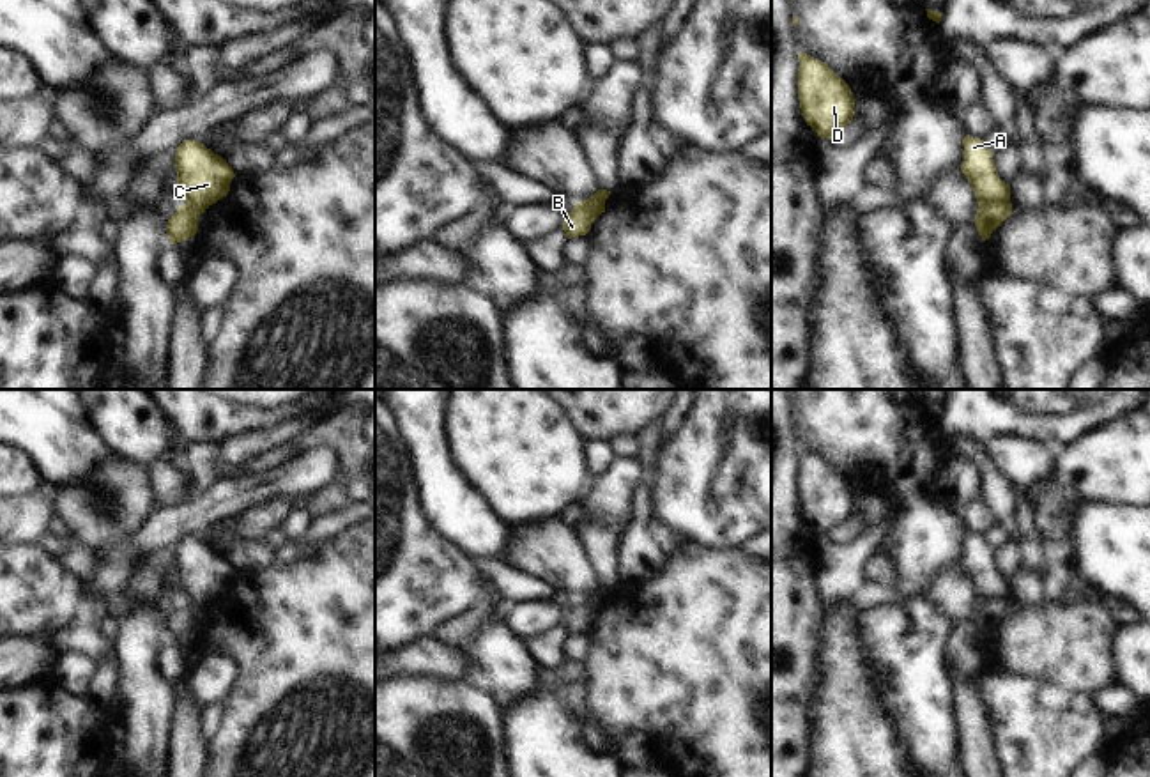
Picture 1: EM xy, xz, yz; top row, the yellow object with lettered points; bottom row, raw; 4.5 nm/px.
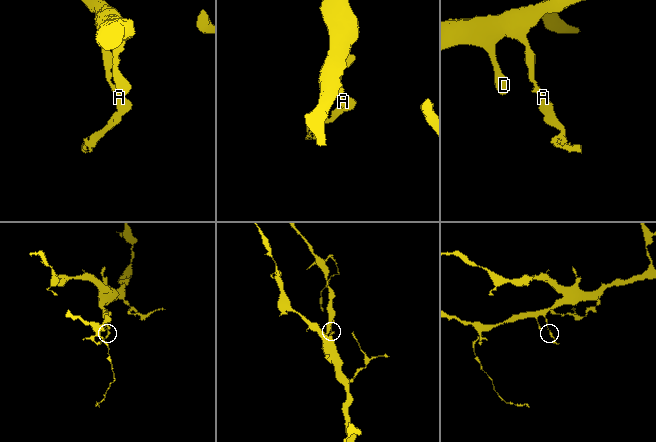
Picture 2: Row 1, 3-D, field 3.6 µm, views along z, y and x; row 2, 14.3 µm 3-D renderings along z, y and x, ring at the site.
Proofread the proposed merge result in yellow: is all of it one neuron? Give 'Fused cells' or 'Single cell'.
Fused cells

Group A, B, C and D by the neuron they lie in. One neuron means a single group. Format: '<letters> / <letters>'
A C D / B

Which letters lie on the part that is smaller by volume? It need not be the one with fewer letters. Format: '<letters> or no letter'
B

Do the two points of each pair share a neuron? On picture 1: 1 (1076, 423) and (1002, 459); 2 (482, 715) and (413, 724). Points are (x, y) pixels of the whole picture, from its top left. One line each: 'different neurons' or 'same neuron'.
1: different neurons
2: same neuron

